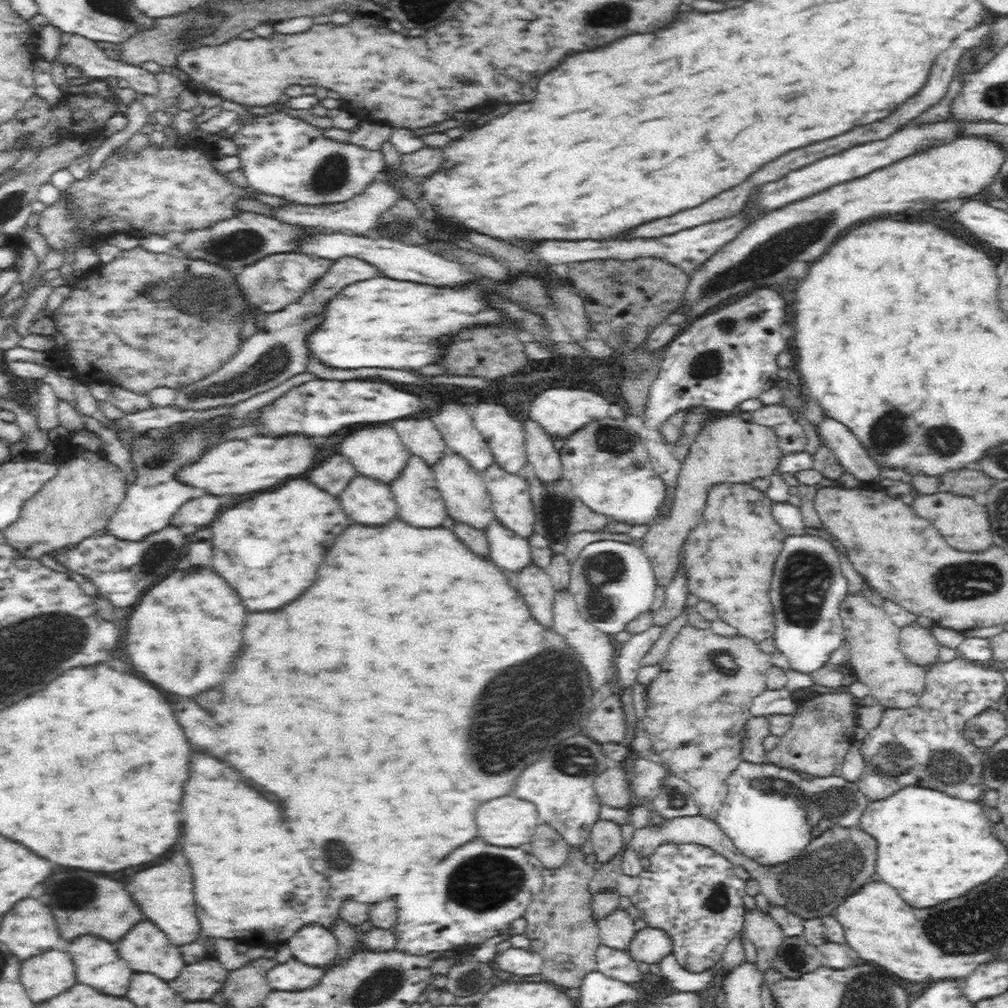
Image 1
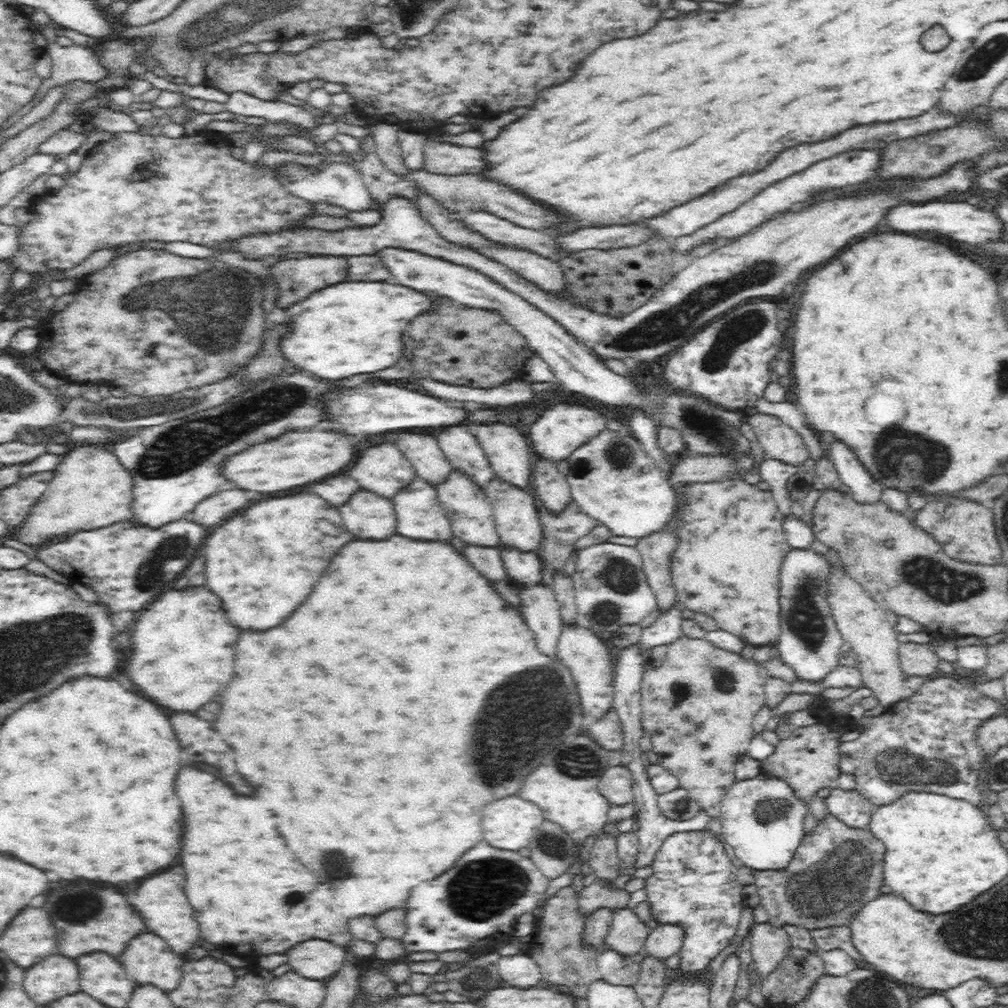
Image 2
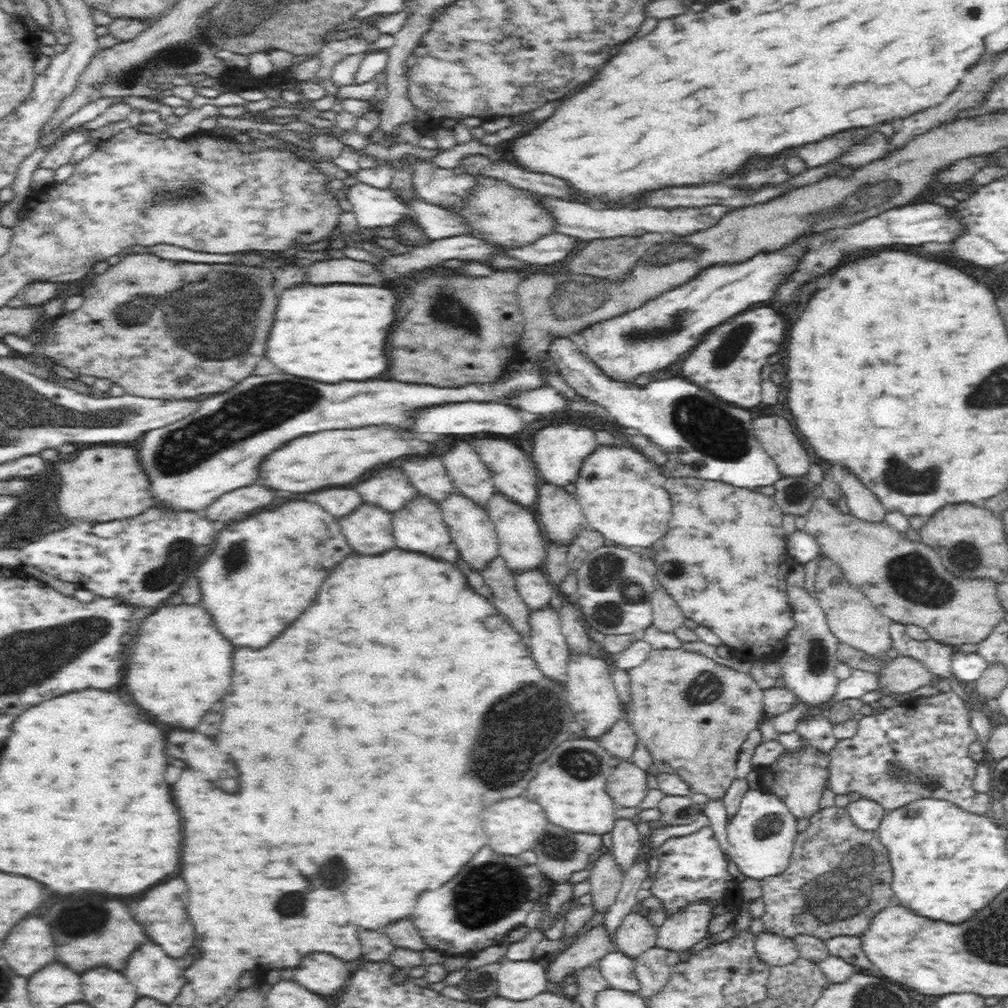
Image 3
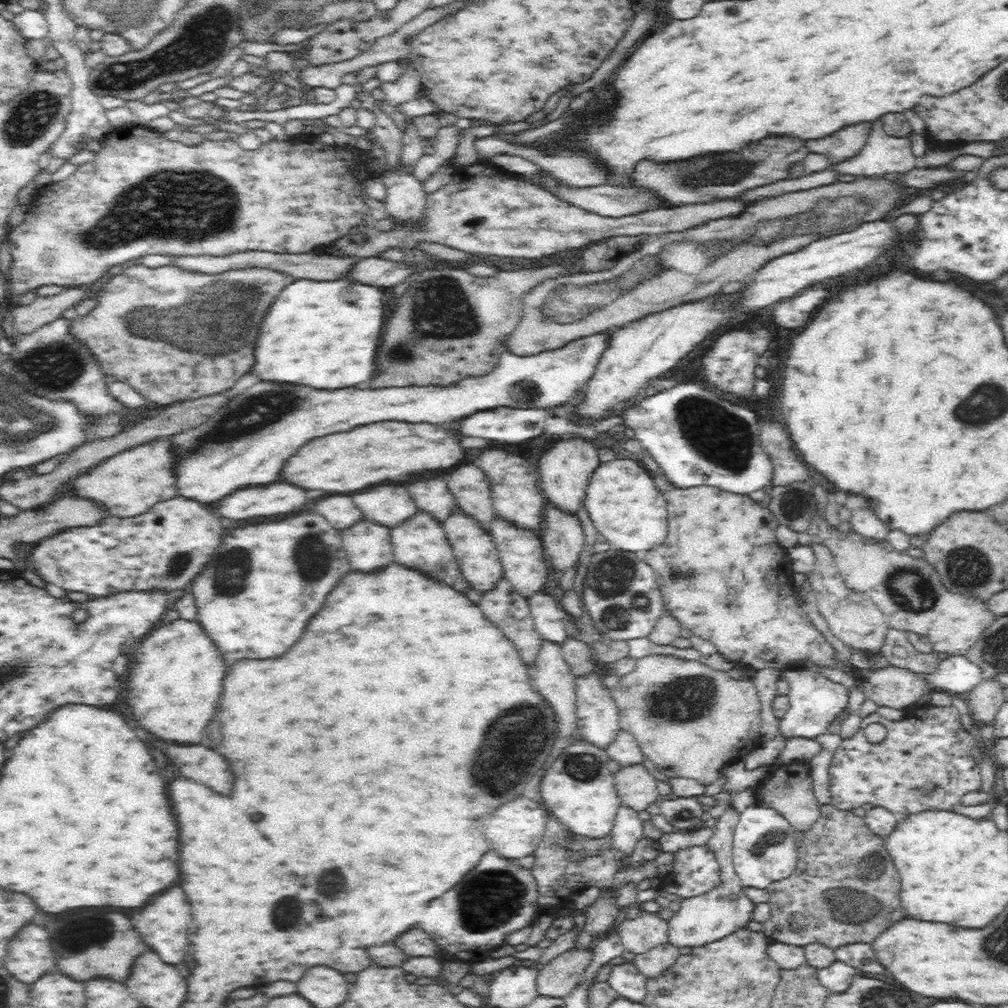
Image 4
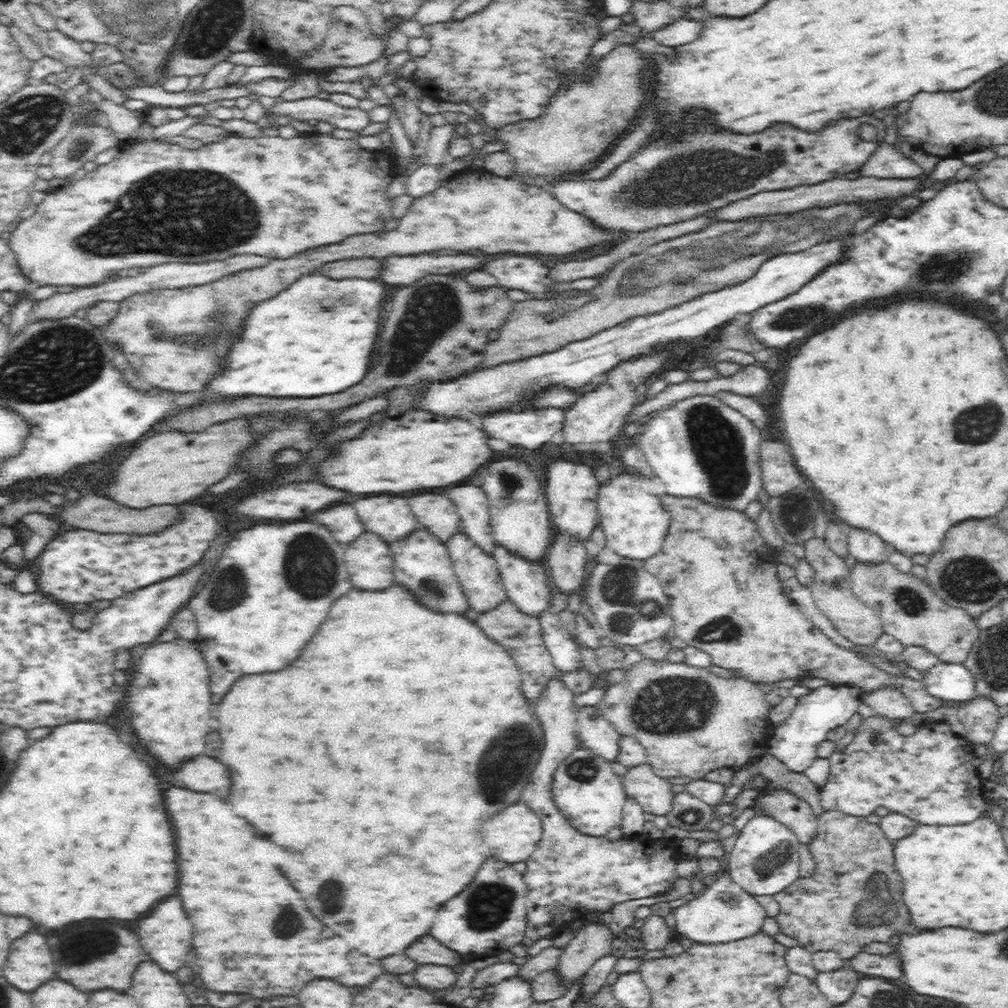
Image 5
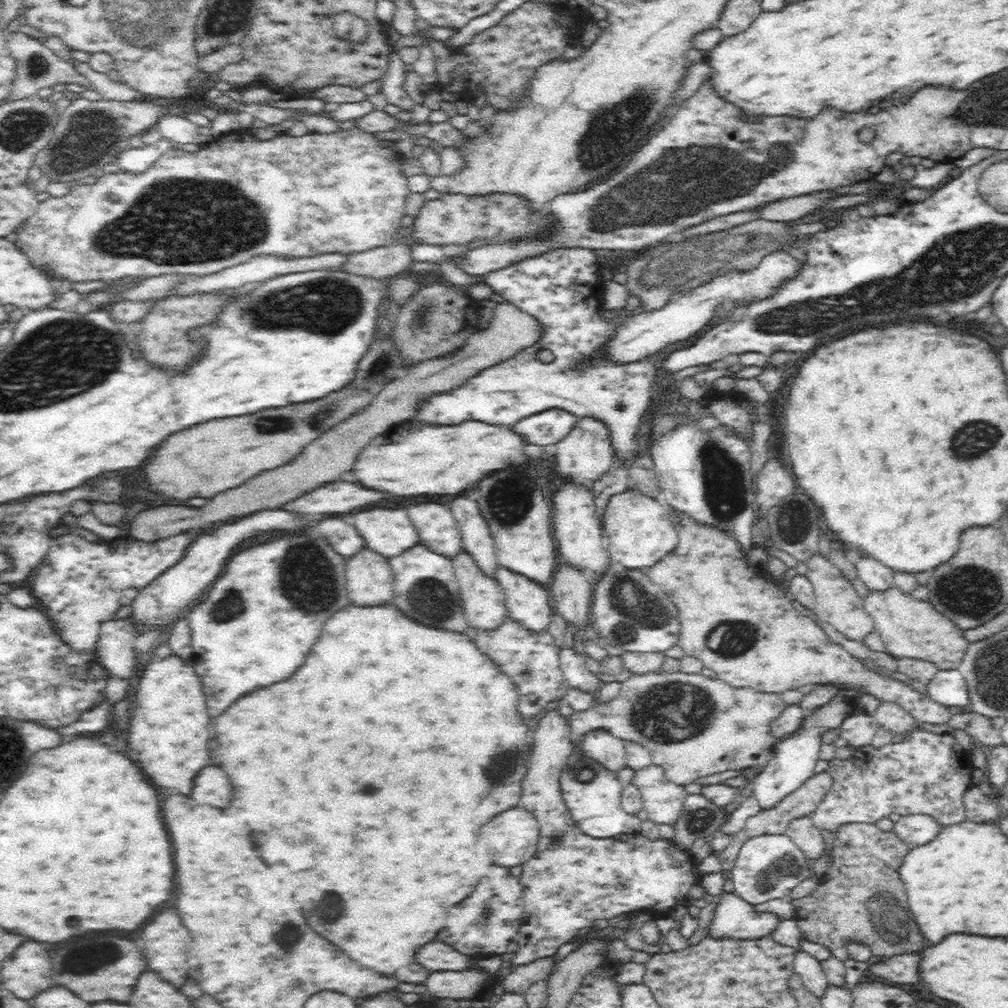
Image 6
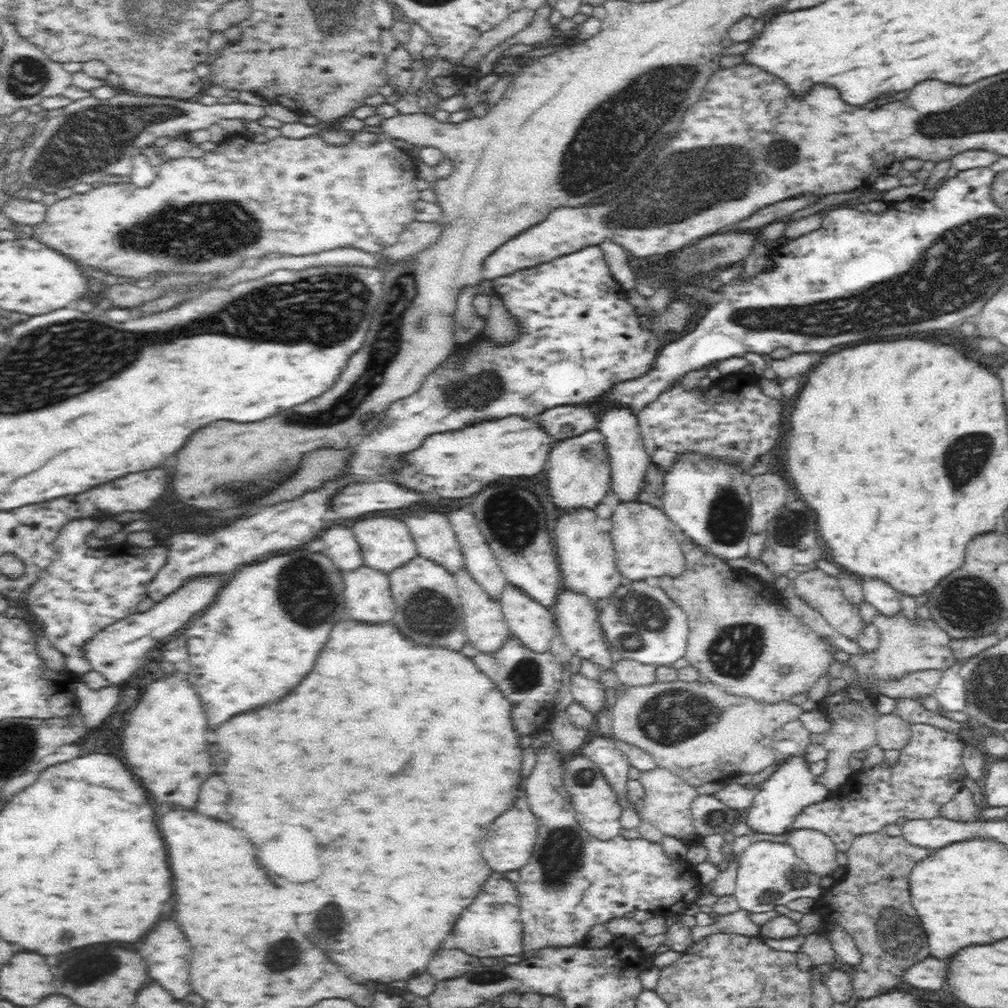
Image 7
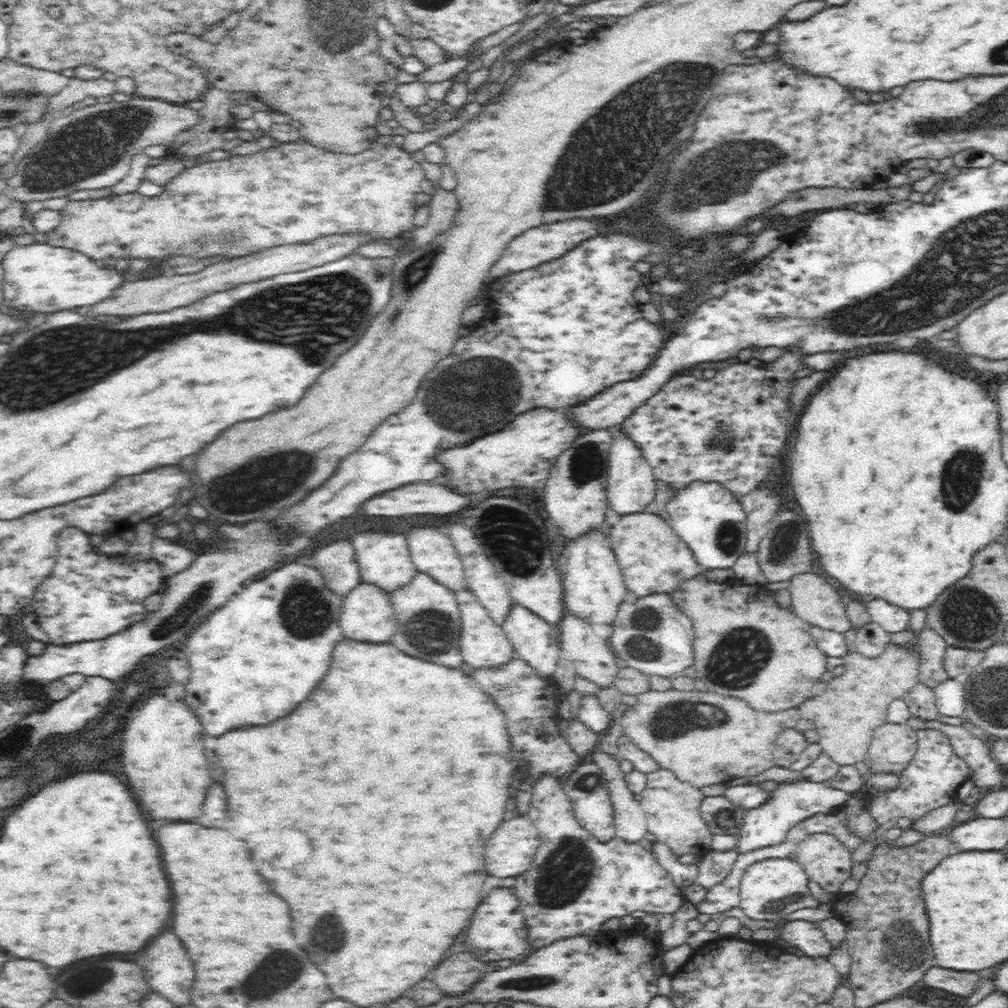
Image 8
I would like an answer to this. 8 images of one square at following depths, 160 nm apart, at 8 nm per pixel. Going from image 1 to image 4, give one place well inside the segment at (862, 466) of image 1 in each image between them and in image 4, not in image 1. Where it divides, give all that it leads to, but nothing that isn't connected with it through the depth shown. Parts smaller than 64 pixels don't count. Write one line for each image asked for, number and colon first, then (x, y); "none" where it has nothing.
2: (864, 490)
3: (863, 504)
4: (864, 523)

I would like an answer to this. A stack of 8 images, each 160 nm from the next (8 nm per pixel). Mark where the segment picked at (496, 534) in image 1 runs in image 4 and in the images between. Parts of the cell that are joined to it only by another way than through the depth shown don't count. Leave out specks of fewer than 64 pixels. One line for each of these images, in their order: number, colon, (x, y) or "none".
2: (524, 569)
3: (534, 587)
4: (548, 616)

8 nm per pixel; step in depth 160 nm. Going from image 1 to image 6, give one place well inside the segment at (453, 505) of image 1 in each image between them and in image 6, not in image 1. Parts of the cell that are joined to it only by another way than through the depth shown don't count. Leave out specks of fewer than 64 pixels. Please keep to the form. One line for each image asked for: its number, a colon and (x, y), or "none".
2: (470, 513)
3: (472, 533)
4: (476, 555)
5: (477, 573)
6: (482, 599)

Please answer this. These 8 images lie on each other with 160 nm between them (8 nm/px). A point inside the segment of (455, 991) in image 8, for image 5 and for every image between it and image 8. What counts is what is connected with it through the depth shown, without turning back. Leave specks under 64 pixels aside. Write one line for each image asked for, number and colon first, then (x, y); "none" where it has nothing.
5: (427, 950)
6: (436, 957)
7: (447, 964)

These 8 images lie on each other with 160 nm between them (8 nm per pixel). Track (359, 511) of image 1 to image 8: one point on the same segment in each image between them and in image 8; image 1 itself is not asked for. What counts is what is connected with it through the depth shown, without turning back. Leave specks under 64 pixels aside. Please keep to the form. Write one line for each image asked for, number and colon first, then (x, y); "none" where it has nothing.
2: (366, 516)
3: (369, 531)
4: (368, 547)
5: (369, 564)
6: (368, 577)
7: (367, 597)
8: (367, 615)

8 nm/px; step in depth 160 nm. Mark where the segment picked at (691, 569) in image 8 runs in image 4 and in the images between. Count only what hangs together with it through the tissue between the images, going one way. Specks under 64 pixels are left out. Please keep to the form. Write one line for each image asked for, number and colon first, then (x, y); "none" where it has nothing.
4: (628, 510)
5: (636, 525)
6: (640, 532)
7: (644, 538)

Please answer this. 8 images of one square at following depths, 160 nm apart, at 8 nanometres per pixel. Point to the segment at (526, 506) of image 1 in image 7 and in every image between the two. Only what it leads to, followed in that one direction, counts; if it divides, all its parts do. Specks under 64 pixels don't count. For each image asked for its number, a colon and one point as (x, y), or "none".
2: (516, 513)
3: (521, 543)
4: (521, 554)
5: (527, 586)
6: (528, 604)
7: (533, 625)

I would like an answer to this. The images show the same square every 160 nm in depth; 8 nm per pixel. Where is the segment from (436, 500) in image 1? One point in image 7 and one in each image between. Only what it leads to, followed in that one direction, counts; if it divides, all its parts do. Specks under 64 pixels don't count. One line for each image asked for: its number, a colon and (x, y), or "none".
2: (419, 514)
3: (418, 528)
4: (420, 544)
5: (421, 565)
6: (424, 583)
7: (428, 610)

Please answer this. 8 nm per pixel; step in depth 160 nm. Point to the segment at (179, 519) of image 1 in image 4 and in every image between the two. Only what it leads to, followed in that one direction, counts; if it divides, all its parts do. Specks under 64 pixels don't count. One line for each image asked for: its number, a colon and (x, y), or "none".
2: (226, 503)
3: (236, 505)
4: (281, 498)

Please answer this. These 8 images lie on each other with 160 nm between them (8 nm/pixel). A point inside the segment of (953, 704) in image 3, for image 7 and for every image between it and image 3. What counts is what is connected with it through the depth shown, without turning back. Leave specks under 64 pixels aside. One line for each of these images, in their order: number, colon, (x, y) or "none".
4: (924, 764)
5: (928, 776)
6: (926, 773)
7: (929, 772)

